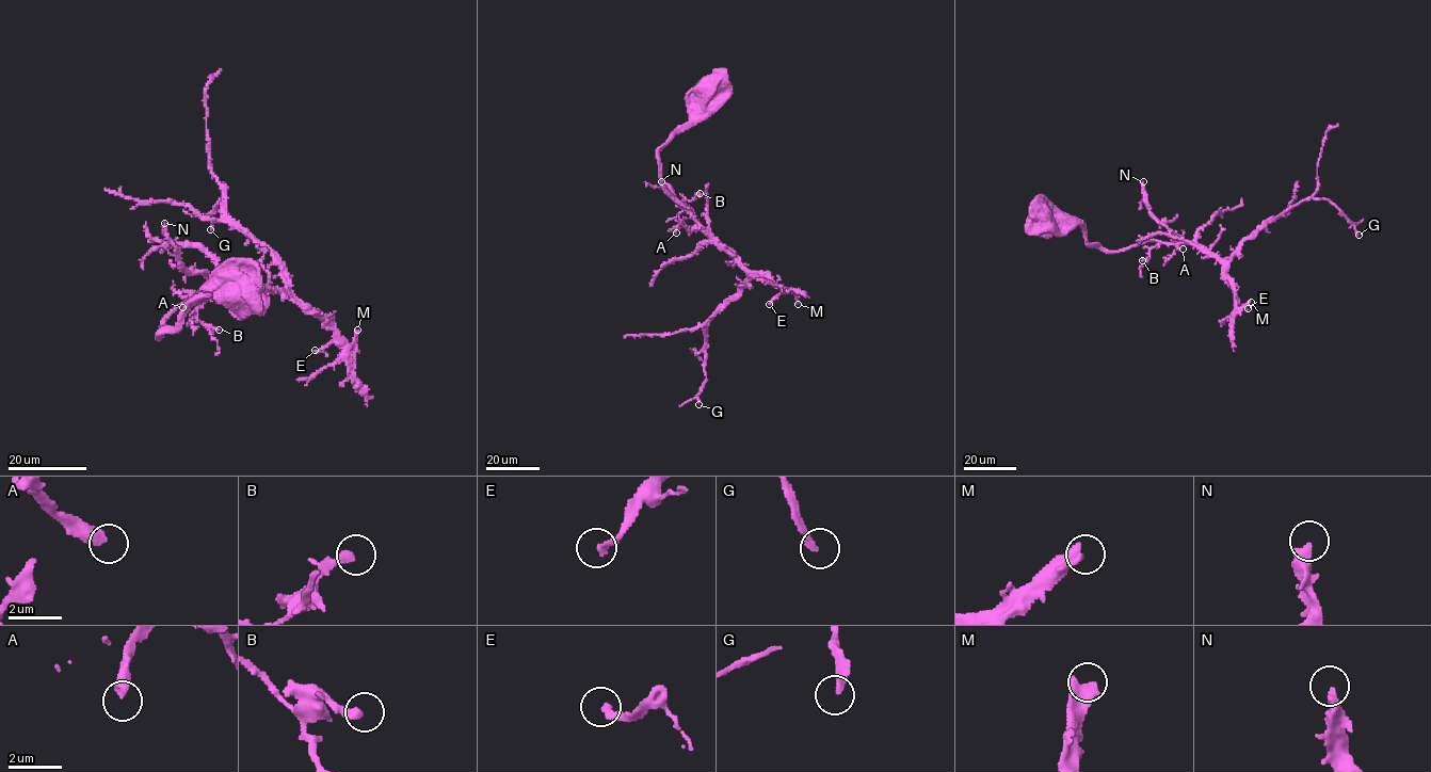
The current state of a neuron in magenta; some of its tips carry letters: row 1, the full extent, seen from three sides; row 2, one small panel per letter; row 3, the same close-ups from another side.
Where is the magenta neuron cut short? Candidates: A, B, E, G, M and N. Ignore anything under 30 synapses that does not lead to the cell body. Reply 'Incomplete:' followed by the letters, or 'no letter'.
Incomplete: N

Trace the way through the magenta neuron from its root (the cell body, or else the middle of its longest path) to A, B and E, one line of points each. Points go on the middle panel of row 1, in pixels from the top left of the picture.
A: (712, 82), (709, 103), (658, 151), (660, 179), (664, 189), (698, 226), (690, 228), (679, 225), (676, 232)
B: (712, 82), (709, 103), (658, 151), (660, 179), (664, 189), (686, 208), (685, 199), (691, 202), (700, 193)
E: (712, 82), (709, 103), (658, 151), (660, 179), (749, 271), (765, 273), (781, 287), (769, 304)

